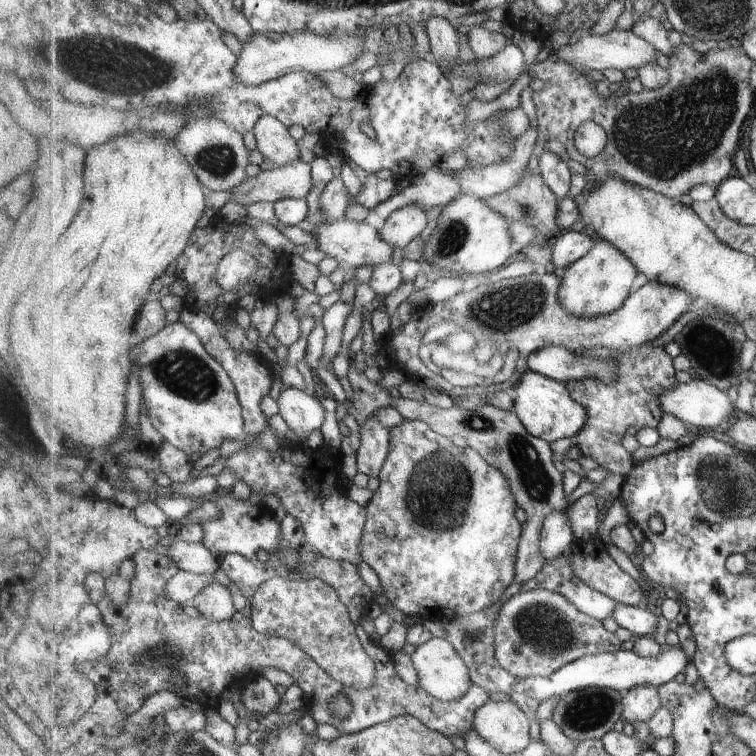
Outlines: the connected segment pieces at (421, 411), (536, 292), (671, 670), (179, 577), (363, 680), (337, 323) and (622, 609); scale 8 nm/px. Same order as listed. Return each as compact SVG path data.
M349 352L350 364L348 382L352 387L352 404L355 408L353 416L357 424L363 426L369 418L373 418L379 408L390 406L396 409L404 419L425 420L429 426L440 435L461 436L467 441L469 447L475 448L489 464L501 469L501 472L508 476L509 484L512 484L513 494L516 496L518 508L522 508L526 514L523 525L523 533L519 538L519 548L517 548L517 562L515 562L515 580L513 582L522 585L535 578L546 565L545 558L541 554L541 536L543 525L549 514L565 510L570 503L565 498L564 491L564 469L553 460L553 448L546 440L533 436L520 416L513 410L497 408L485 403L477 405L477 408L465 410L453 405L449 409L442 409L439 405L429 404L426 401L406 399L399 396L391 396L387 387L369 380L363 372L355 368L351 359L355 352Z
M555 271L552 274L546 273L531 273L528 276L518 277L510 280L503 280L499 284L493 284L493 286L479 286L477 290L473 292L467 292L471 288L471 284L467 286L448 301L442 301L440 303L432 304L431 308L425 308L423 314L411 322L402 325L399 328L397 334L390 334L389 344L391 350L394 352L399 351L399 362L403 364L403 373L413 374L417 378L427 379L439 378L437 374L433 374L432 371L426 368L421 368L419 364L423 364L419 358L419 348L423 347L423 336L425 332L445 320L454 323L457 322L461 328L459 331L465 330L465 332L475 332L477 334L477 340L493 340L498 346L501 342L509 342L510 347L515 347L519 356L521 356L521 362L519 362L519 376L523 376L524 373L529 370L527 360L533 352L545 348L545 346L560 346L569 348L571 351L587 350L591 348L597 348L597 346L605 347L608 349L631 349L634 347L641 347L653 343L653 340L657 336L661 336L663 333L672 332L671 326L675 326L681 318L685 318L695 304L697 304L697 296L691 296L679 288L671 288L667 284L655 284L655 282L648 282L641 288L637 289L634 293L625 300L625 303L616 312L610 314L603 314L595 317L579 317L575 313L567 312L563 308L563 304L560 301L560 284L562 282L561 272Z
M678 644L675 647L666 646L664 654L659 657L641 657L632 651L621 650L615 653L588 655L571 664L564 666L559 672L555 672L547 677L530 676L519 680L519 690L524 691L528 696L534 698L539 703L553 698L553 696L566 695L572 691L585 689L588 687L602 687L620 691L624 696L629 690L640 685L656 685L661 687L690 664L691 658L685 654L685 650Z
M179 571L167 585L169 597L175 600L176 604L192 603L197 594L203 592L211 582L217 582L212 574L195 574L185 571Z
M283 575L271 578L257 590L252 606L252 618L256 629L261 634L271 634L271 636L292 640L309 653L309 656L321 665L321 668L329 672L337 681L343 682L345 686L353 686L355 689L369 688L377 684L377 668L375 668L373 658L365 652L355 632L355 624L351 622L349 612L347 612L349 607L350 605L337 594L336 588L327 584L323 578L305 576L298 580L289 580Z
M340 299L323 311L321 321L325 326L325 346L323 346L323 359L329 365L327 369L331 371L333 358L337 356L340 347L341 334L346 316L351 313L352 303L342 302Z
M617 603L613 618L619 627L630 631L633 637L653 636L657 626L664 623L656 608L639 609L624 603Z

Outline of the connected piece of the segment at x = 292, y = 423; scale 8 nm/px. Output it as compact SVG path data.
M293 386L281 388L278 403L280 413L302 444L320 430L327 418L327 410L318 397L309 396Z

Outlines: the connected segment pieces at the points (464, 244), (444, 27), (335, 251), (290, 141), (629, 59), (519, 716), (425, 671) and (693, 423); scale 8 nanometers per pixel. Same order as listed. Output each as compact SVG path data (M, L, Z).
M462 193L443 208L439 224L423 248L423 258L447 274L451 272L481 274L501 268L516 254L511 221L511 218L493 209L482 198Z
M432 17L426 23L426 33L430 40L434 62L439 65L443 74L452 69L459 57L459 34L453 22L442 17Z
M317 157L310 162L311 178L313 178L313 189L307 196L307 206L310 207L310 216L305 220L304 226L316 239L317 246L329 257L338 260L339 264L359 268L360 266L370 265L372 268L380 266L382 263L391 261L393 258L394 247L380 238L379 230L366 221L350 221L347 218L339 218L334 221L322 223L322 217L326 214L321 204L322 191L326 184L333 178L333 168L329 160L325 157Z
M264 115L253 128L261 156L279 167L289 165L299 158L299 146L289 134L289 128L275 116Z
M632 29L628 31L612 30L607 34L597 34L592 31L585 32L572 46L568 43L557 49L556 58L563 63L572 65L573 68L583 66L588 70L605 70L615 69L623 72L628 68L639 72L639 68L647 66L647 64L656 63L655 51L657 48L648 40L637 36Z
M492 697L475 712L475 726L473 726L473 730L501 754L511 755L525 750L531 744L532 739L531 734L529 734L529 726L531 726L531 721L527 718L527 714L519 708L517 702L510 698L503 702Z
M431 638L429 642L416 646L410 657L417 668L420 685L431 696L437 697L443 702L455 702L455 700L463 698L474 685L468 664L465 664L465 660L457 654L456 648L447 638Z
M693 376L689 384L679 384L673 390L661 393L660 404L664 413L685 422L693 432L704 432L717 426L725 427L740 414L733 395L733 392L721 391L707 381Z

